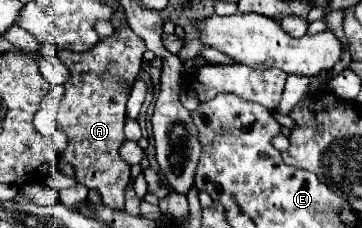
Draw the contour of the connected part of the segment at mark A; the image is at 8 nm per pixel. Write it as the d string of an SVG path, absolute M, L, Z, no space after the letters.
M126 24L116 28L112 36L100 38L100 42L86 52L58 50L60 60L70 70L58 110L58 126L68 134L64 160L74 166L76 180L86 188L96 188L102 194L102 202L114 210L124 210L124 190L130 180L130 164L118 154L120 144L126 140L122 132L128 100L126 86L130 86L140 72L144 50L144 40Z

